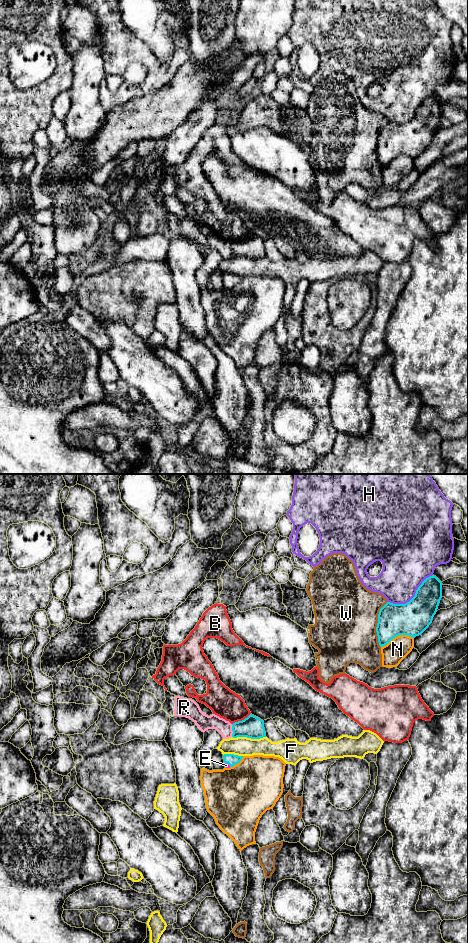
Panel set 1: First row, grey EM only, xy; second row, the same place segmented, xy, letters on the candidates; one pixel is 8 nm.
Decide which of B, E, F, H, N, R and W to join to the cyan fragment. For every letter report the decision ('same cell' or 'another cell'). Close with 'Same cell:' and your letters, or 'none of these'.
B: another cell
E: same cell
F: another cell
H: another cell
N: another cell
R: another cell
W: another cell
Same cell: E

